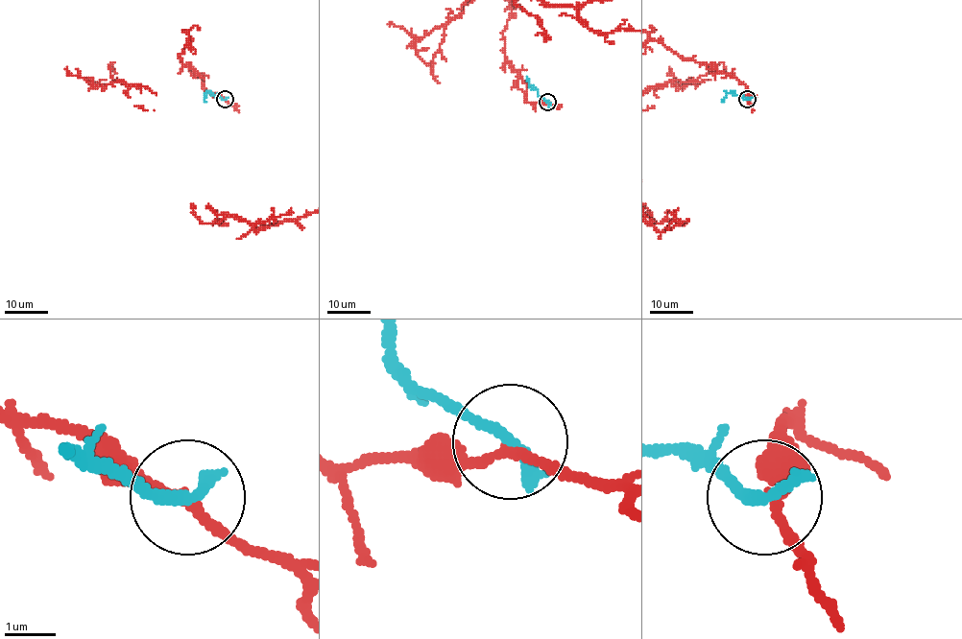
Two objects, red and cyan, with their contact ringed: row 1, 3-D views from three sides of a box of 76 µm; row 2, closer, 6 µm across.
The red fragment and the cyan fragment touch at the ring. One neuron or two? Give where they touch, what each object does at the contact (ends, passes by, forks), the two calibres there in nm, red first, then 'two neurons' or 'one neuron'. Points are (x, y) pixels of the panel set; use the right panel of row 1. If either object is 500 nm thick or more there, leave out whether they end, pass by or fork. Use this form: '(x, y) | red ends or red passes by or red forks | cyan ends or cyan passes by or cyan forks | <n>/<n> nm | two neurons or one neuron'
(747, 99) | red passes by | cyan ends | 170/300 nm | two neurons

